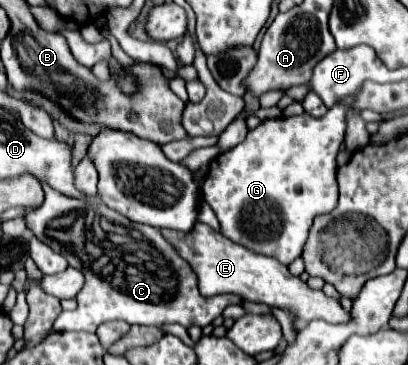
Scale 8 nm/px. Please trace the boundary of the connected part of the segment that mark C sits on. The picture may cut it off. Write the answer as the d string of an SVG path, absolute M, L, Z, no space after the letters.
M41 182L41 186L45 190L45 202L37 210L25 216L27 226L33 230L33 234L41 242L61 252L71 266L77 266L85 274L85 286L77 294L77 302L79 302L77 310L73 312L63 310L53 324L55 332L65 332L65 330L95 332L97 326L107 320L125 320L129 324L143 324L143 326L161 326L161 324L175 322L185 328L193 324L203 328L211 324L217 316L221 316L225 306L241 304L241 298L235 294L215 294L211 298L201 296L193 270L183 258L179 258L179 254L161 236L157 228L151 228L147 224L137 224L137 222L131 222L129 218L123 218L119 212L107 208L99 198L95 200L67 198L59 194L57 190L51 190L47 182Z

